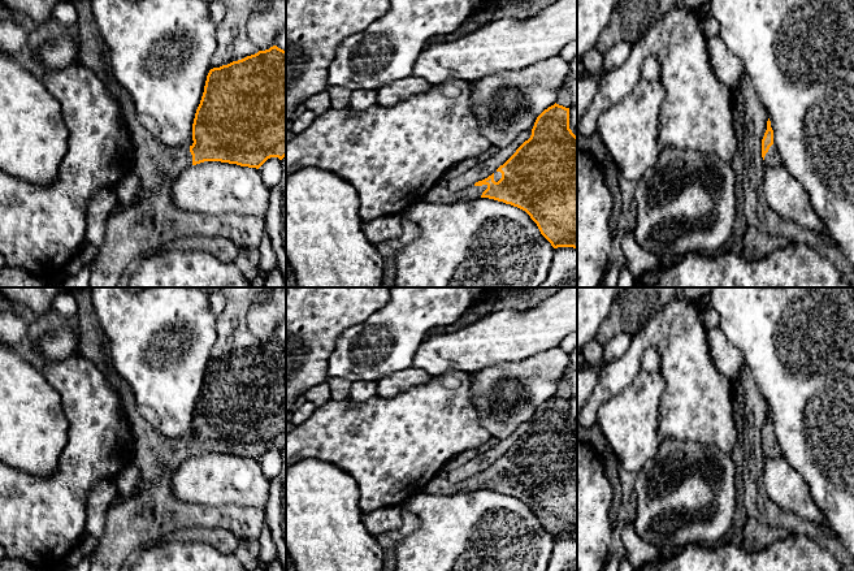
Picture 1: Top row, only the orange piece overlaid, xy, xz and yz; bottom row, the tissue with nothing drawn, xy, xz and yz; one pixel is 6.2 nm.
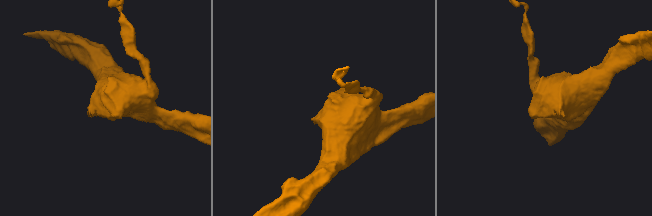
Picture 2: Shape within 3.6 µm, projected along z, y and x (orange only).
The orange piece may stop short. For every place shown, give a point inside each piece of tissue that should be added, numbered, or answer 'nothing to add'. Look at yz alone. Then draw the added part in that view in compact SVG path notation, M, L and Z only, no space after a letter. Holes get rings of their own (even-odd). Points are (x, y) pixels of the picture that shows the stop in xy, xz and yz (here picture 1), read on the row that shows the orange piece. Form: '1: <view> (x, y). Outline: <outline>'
1: yz (772, 158). Outline: M775 143L770 147L768 152L764 156L764 165L766 168L783 165L780 153L777 152Z

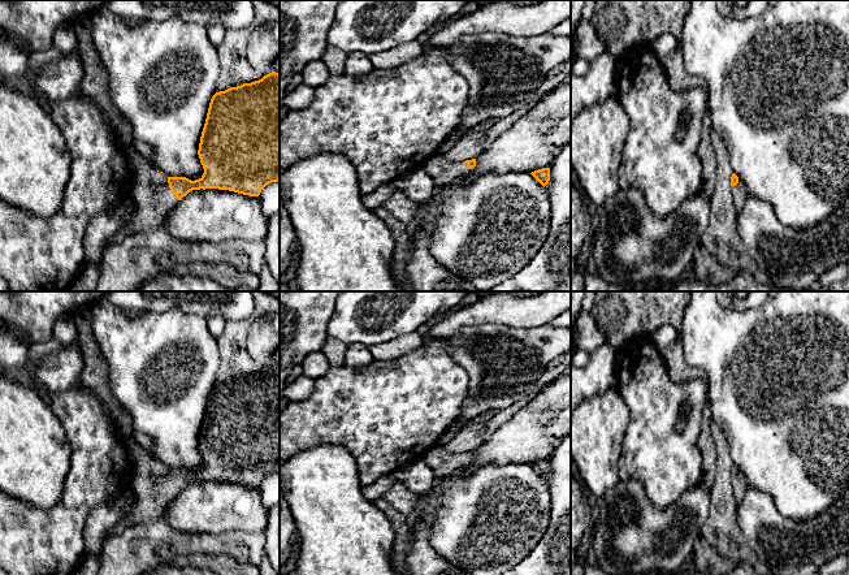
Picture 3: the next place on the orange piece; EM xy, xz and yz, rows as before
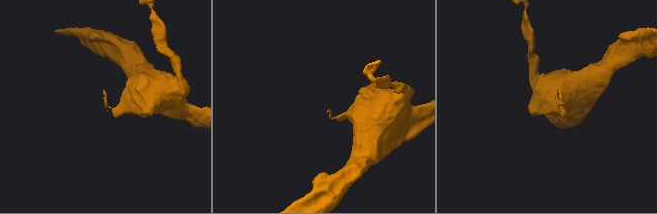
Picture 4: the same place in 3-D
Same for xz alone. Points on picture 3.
1: xz (444, 172). Outline: M439 154L430 157L425 163L424 169L433 178L437 187L452 183L459 177L469 174L473 170L468 168L464 161L451 163L445 157L445 155Z

